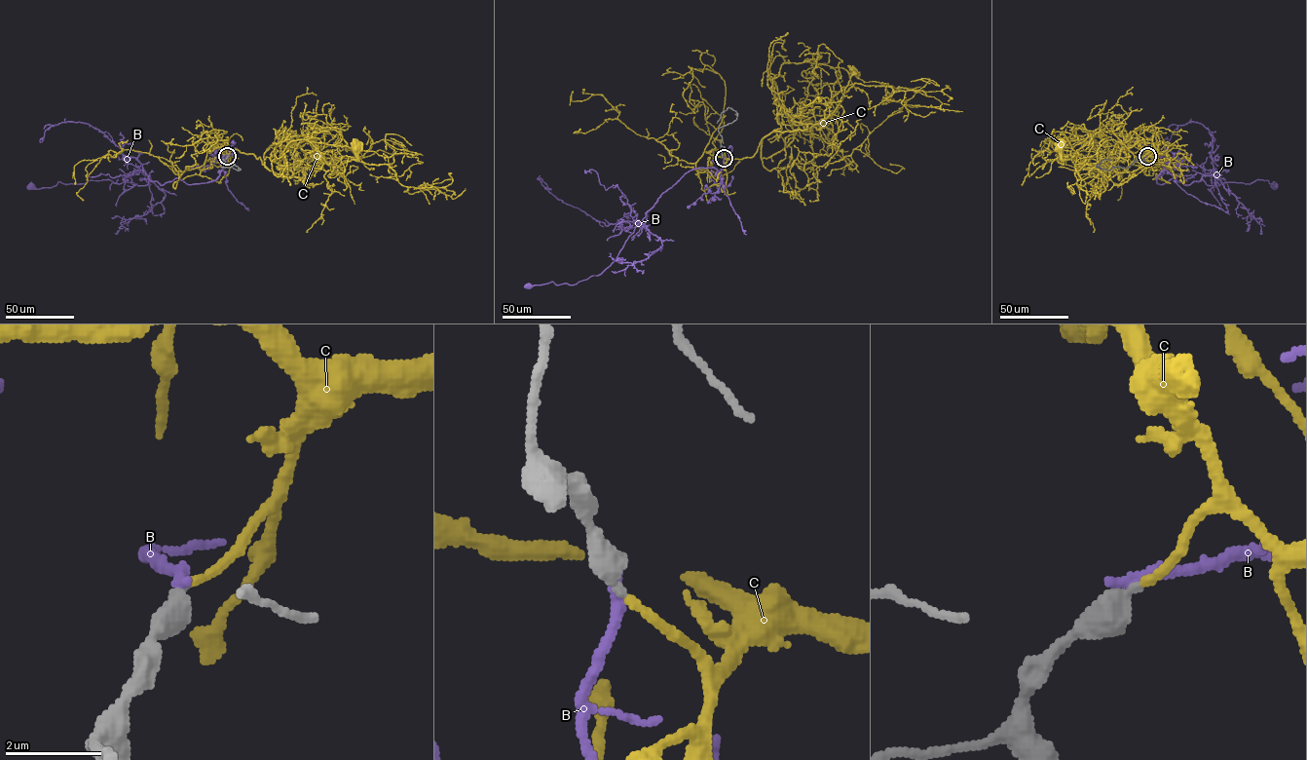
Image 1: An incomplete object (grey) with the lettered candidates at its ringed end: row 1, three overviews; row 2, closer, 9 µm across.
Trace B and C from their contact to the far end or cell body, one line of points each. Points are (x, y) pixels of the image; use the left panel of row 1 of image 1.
B: (227, 155), (220, 174), (205, 182), (187, 184), (175, 178), (137, 185), (103, 179), (31, 186)
C: (227, 155), (238, 149), (259, 157), (281, 176), (307, 179), (316, 166), (332, 170), (356, 160), (356, 146)

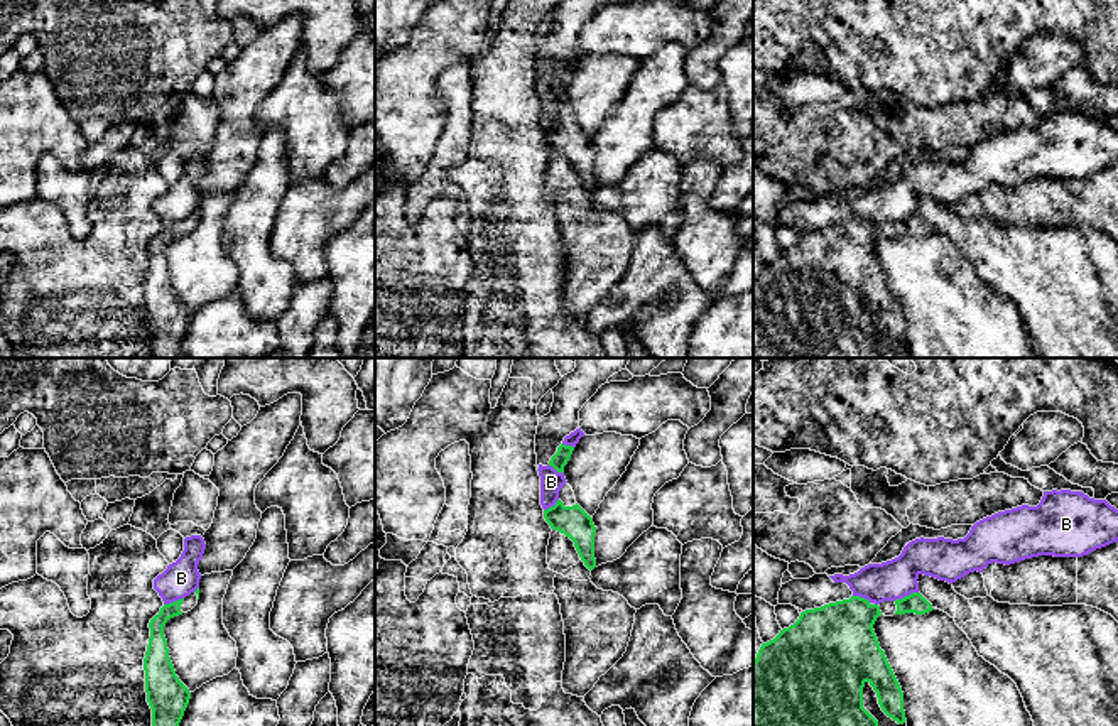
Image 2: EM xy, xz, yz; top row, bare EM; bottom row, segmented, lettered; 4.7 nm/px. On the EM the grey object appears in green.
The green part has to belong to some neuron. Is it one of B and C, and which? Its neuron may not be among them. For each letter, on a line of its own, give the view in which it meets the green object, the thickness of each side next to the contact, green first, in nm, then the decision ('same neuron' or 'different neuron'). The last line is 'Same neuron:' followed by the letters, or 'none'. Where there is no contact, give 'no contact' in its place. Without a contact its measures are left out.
B: contact in yz; calibres 100 and 190 nm; different neuron
C: no contact; same neuron
Same neuron: C

